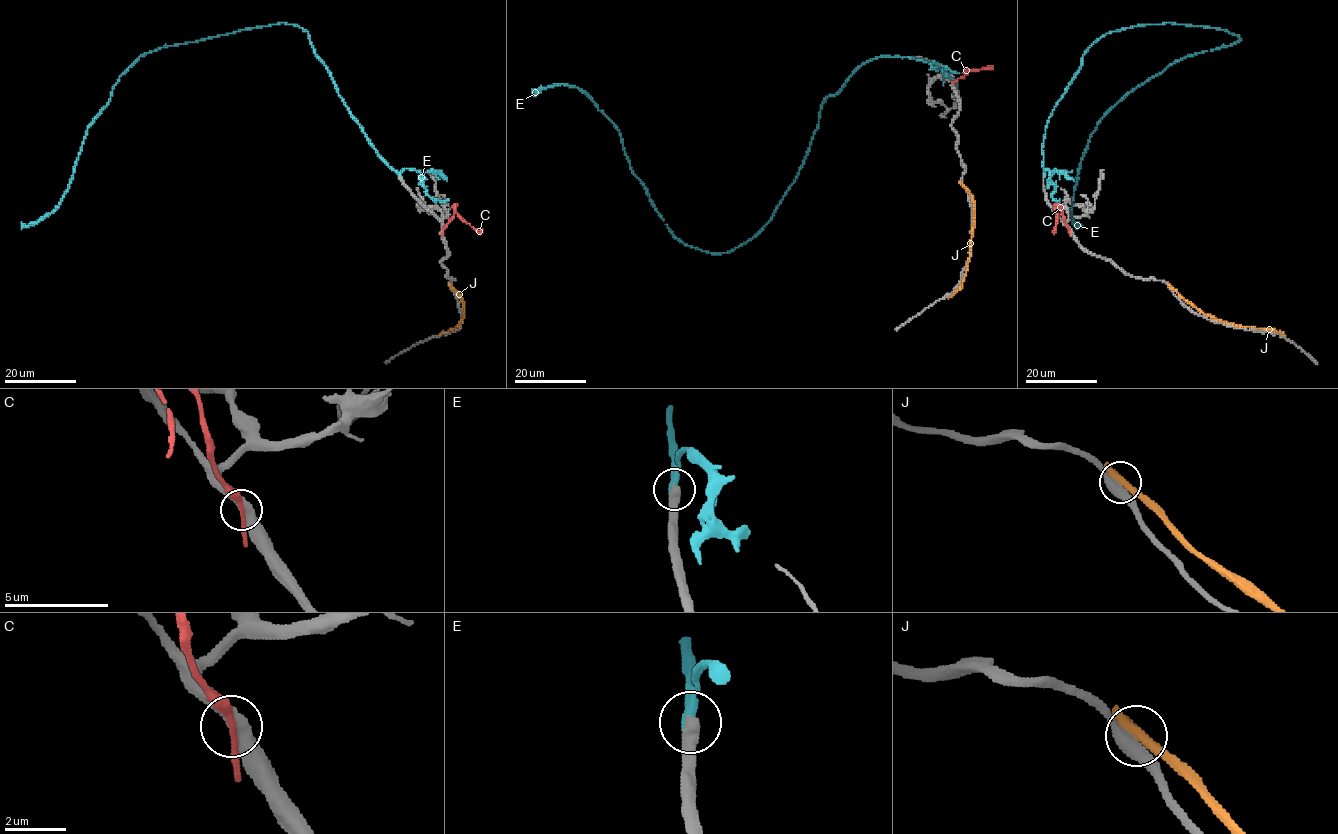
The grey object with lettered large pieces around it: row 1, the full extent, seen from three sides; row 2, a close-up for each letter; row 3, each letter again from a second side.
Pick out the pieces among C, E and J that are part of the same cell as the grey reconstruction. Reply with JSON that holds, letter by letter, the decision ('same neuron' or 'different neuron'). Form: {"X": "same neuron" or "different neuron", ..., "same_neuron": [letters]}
{"C": "different neuron", "E": "same neuron", "J": "different neuron", "same_neuron": ["E"]}

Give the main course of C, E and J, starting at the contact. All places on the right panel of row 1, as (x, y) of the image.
C: (1068, 229), (1061, 209), (1055, 205), (1054, 233)
E: (1043, 175), (1049, 117), (1108, 32), (1165, 22), (1239, 37), (1173, 62), (1103, 116), (1072, 201), (1081, 223)
J: (1170, 286), (1205, 314), (1246, 327), (1280, 331), (1285, 336)

